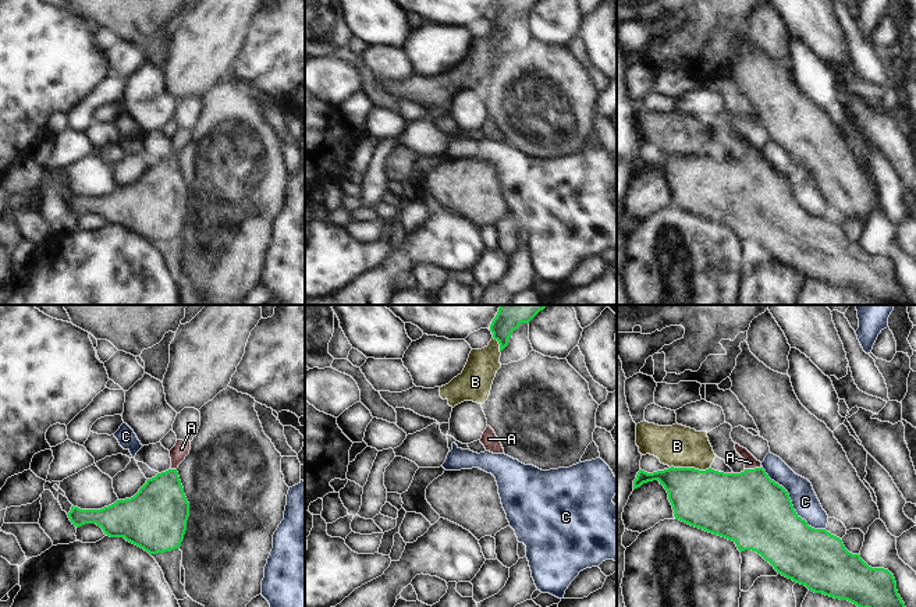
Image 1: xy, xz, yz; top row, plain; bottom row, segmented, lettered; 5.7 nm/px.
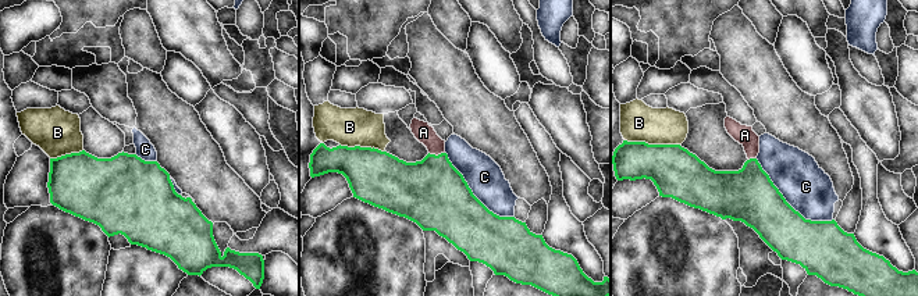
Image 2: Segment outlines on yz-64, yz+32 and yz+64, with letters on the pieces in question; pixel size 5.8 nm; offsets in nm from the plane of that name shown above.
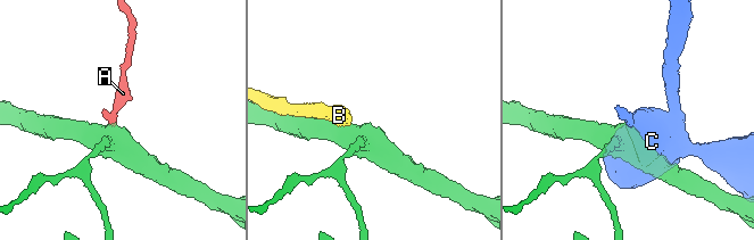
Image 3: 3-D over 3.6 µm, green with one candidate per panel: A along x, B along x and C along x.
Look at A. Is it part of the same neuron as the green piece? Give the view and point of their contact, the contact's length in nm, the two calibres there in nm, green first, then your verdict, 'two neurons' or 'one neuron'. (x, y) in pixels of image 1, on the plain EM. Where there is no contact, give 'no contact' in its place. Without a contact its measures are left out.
yz (755, 156) | 110 nm | 420/80 nm | one neuron

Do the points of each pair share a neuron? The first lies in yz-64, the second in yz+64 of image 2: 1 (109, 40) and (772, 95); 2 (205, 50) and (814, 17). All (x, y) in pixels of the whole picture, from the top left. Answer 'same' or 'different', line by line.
1: different
2: same

